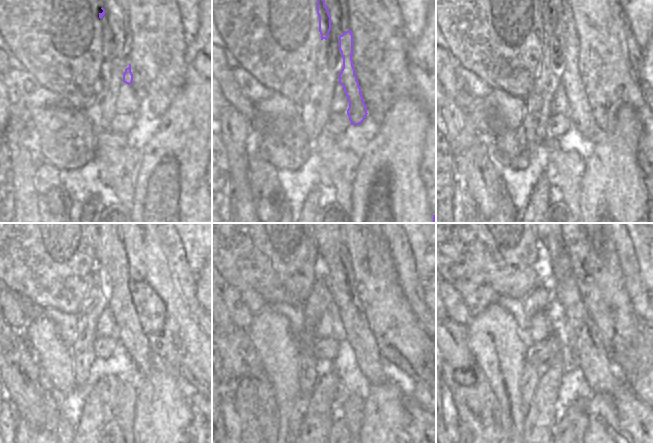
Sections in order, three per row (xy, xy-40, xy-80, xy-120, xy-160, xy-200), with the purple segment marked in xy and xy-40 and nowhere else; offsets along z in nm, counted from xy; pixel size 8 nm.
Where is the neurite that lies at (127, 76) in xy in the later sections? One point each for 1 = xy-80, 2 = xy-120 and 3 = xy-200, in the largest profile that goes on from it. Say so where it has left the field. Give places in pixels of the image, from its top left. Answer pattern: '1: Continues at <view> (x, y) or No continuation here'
1: Continues at xy-80 (580, 113)
2: Continues at xy-120 (111, 254)
3: Continues at xy-200 (639, 420)

